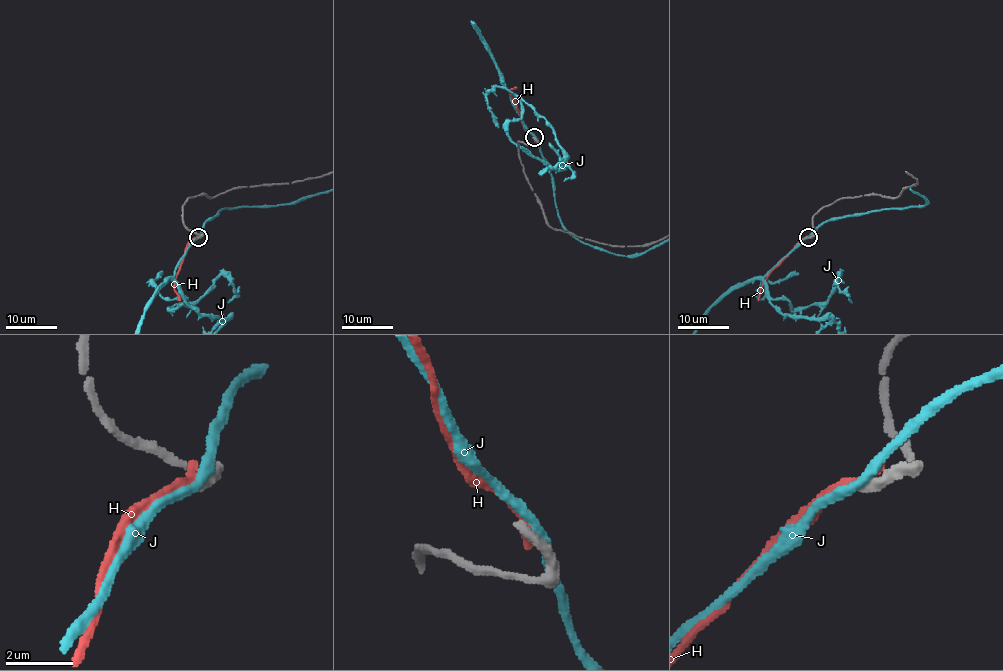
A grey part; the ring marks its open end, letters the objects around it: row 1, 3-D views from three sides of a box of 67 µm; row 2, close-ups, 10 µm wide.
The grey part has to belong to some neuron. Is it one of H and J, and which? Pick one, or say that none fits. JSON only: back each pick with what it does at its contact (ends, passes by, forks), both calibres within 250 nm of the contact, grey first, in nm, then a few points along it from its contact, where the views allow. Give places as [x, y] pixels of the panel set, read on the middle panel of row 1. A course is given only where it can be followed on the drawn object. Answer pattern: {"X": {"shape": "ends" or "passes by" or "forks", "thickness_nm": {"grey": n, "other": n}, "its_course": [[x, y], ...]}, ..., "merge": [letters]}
{"merge": []}

